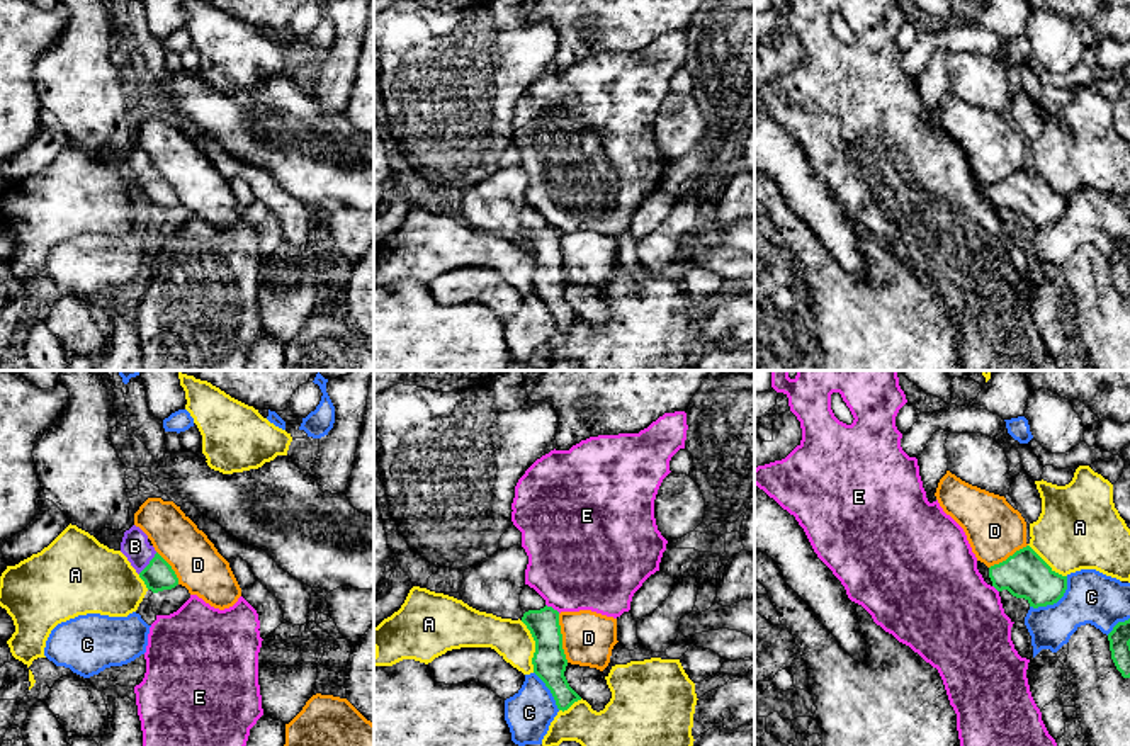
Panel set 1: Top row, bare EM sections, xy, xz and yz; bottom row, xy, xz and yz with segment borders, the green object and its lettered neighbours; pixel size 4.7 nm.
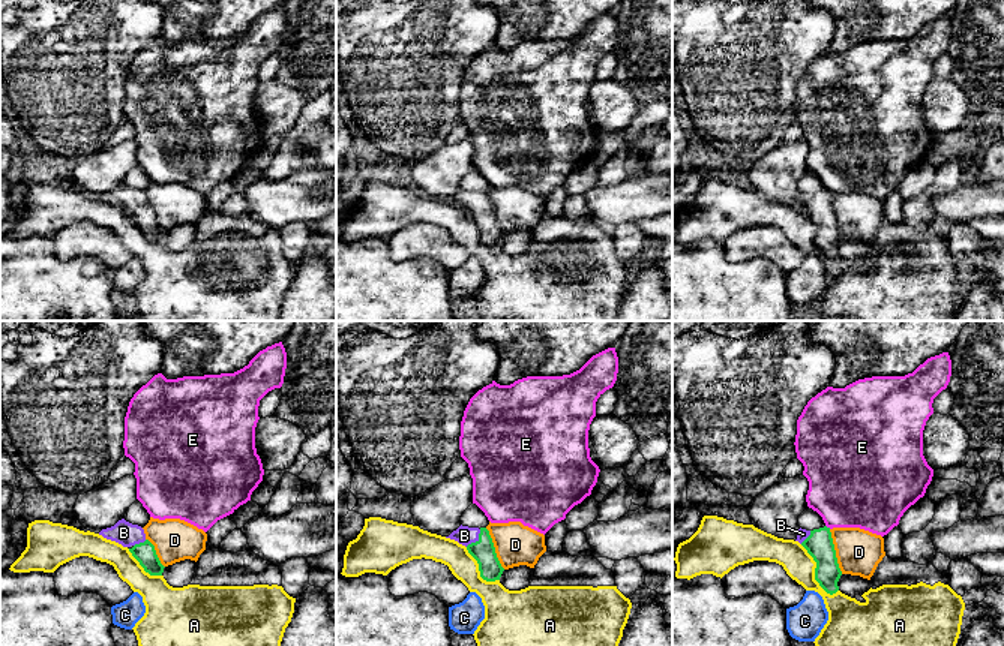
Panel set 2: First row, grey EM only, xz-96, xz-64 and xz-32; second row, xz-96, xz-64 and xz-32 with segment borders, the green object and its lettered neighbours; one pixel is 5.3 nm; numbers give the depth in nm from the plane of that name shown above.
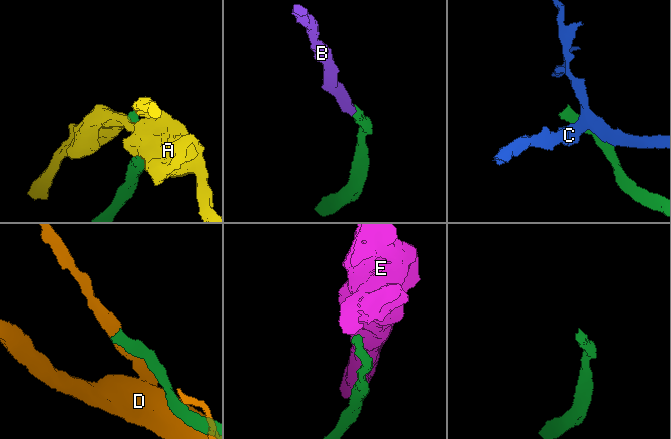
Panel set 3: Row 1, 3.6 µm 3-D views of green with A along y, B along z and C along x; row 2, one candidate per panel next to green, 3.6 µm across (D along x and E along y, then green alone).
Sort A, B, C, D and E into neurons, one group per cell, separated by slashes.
A / B / C / D / E

